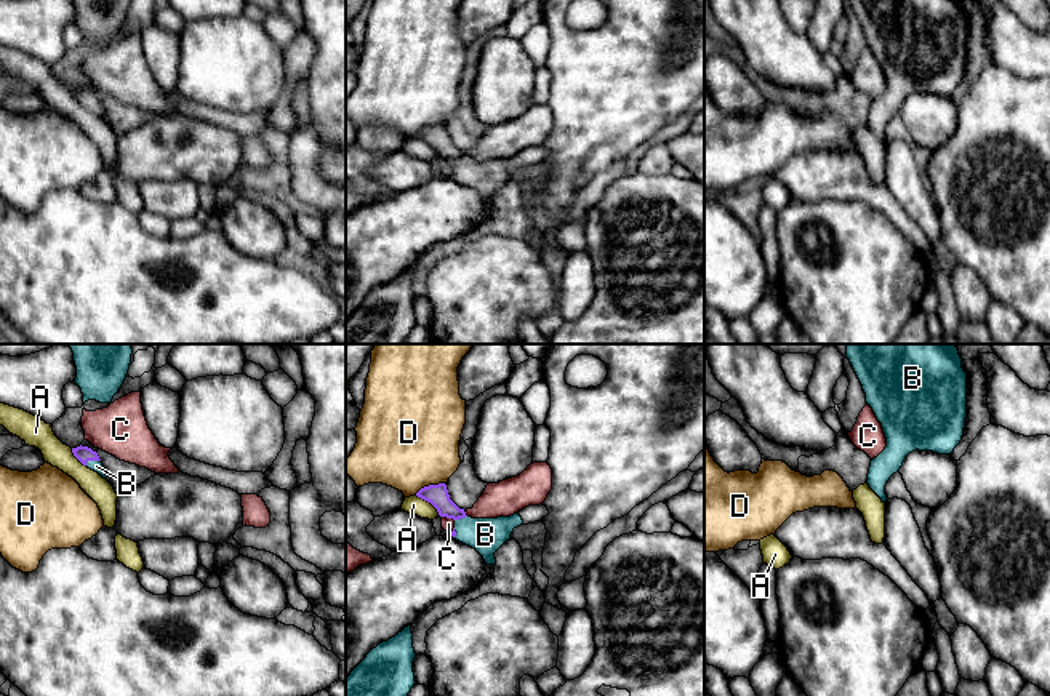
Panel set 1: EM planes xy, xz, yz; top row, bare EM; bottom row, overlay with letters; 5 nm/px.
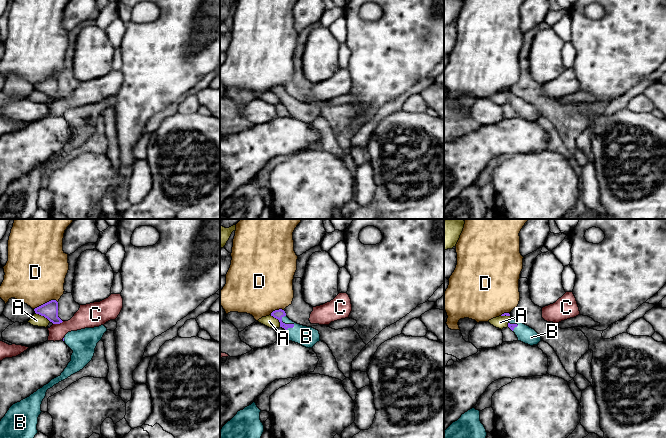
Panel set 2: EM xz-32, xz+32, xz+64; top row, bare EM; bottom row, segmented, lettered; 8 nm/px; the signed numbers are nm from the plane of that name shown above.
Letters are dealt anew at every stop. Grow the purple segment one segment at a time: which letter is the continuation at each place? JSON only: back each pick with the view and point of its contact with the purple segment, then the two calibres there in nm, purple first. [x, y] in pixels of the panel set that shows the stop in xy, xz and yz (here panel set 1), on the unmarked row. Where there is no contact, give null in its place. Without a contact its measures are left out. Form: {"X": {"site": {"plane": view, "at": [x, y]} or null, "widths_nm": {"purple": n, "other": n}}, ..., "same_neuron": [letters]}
{"B": {"site": {"plane": "xy", "at": [92, 101]}, "widths_nm": {"purple": 80, "other": 60}}, "same_neuron": ["B"]}

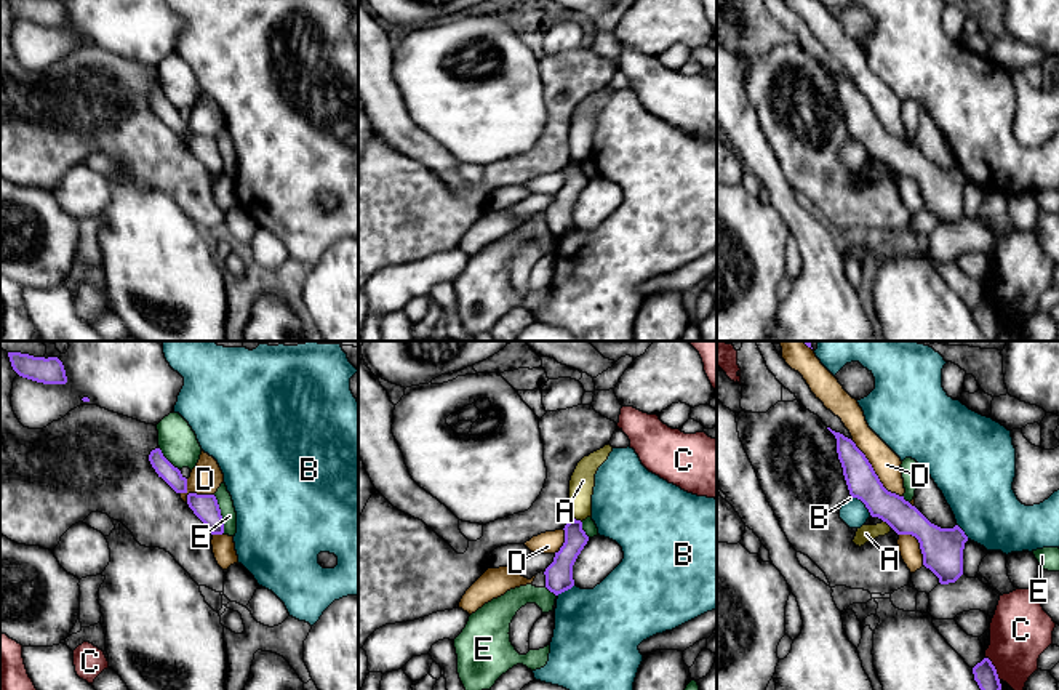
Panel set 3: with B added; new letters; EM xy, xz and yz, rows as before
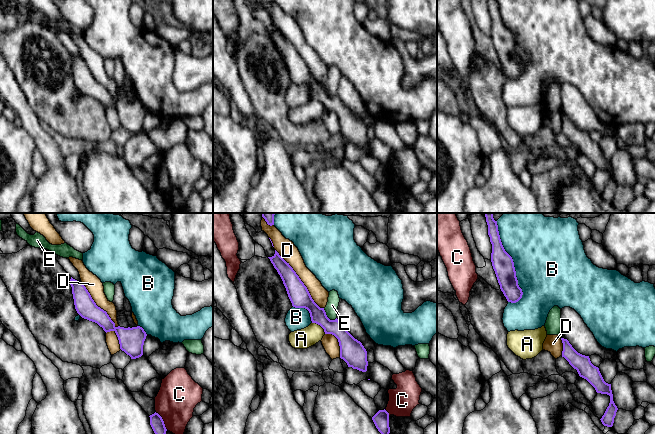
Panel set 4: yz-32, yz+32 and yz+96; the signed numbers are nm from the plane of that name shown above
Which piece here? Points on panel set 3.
{"same_neuron": []}

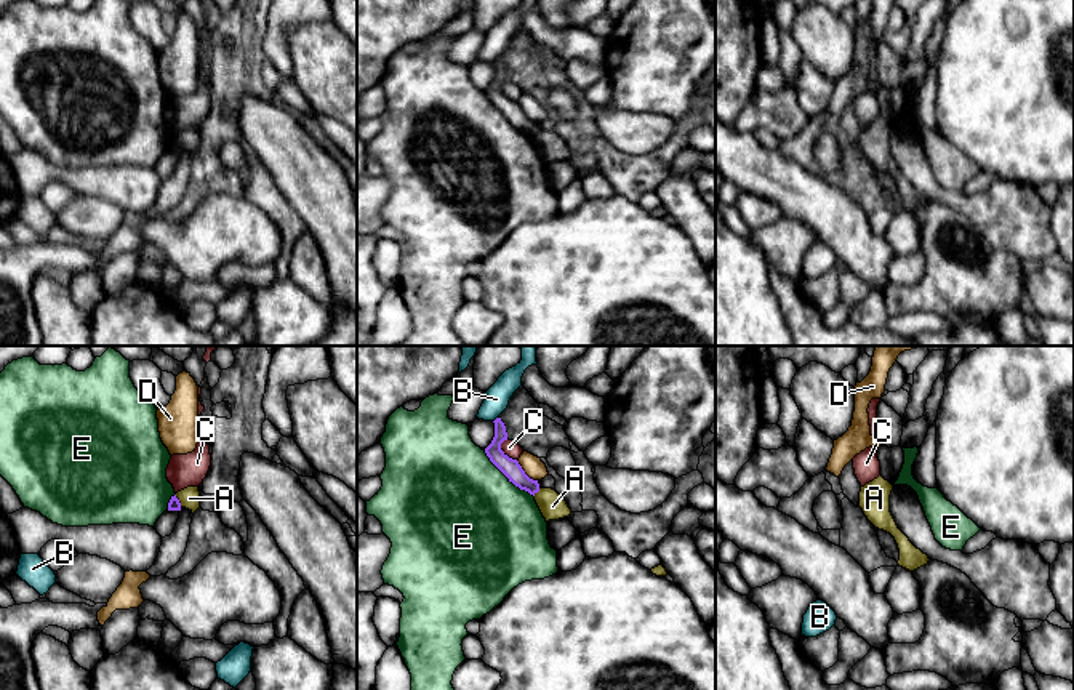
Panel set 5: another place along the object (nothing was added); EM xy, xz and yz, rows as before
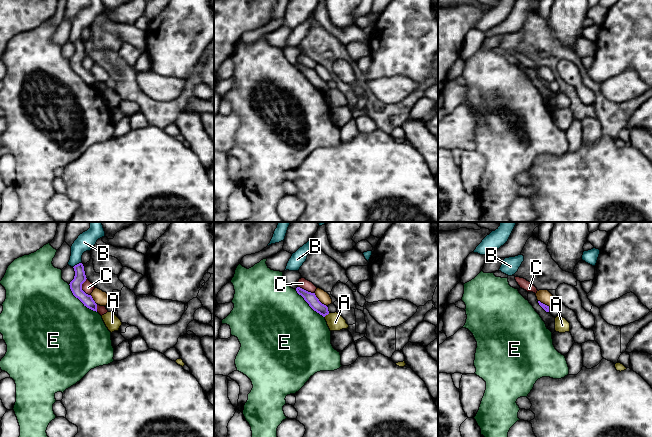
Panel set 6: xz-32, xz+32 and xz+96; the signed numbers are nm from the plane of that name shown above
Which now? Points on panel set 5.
{"same_neuron": []}

